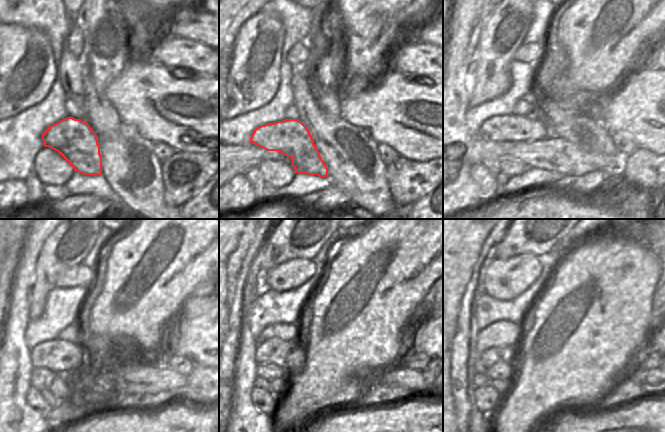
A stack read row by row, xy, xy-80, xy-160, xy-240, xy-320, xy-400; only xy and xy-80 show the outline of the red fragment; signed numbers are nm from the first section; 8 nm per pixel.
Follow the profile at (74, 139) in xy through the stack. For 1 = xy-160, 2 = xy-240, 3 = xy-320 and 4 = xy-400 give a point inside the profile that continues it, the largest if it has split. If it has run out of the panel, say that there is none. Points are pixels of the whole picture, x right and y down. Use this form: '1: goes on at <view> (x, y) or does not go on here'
1: goes on at xy-160 (517, 128)
2: goes on at xy-240 (62, 357)
3: goes on at xy-320 (275, 350)
4: goes on at xy-400 (493, 355)

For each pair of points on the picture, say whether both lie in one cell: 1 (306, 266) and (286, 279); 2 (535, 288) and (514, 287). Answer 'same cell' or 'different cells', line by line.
1: same cell
2: different cells

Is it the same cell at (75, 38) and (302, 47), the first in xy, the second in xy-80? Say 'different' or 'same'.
same

